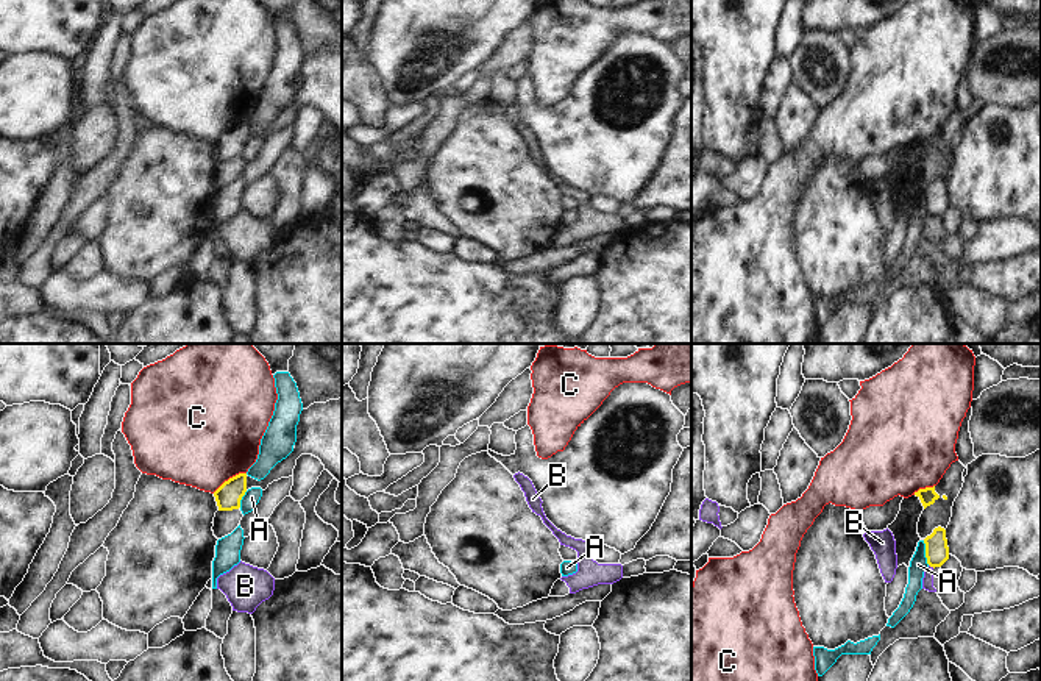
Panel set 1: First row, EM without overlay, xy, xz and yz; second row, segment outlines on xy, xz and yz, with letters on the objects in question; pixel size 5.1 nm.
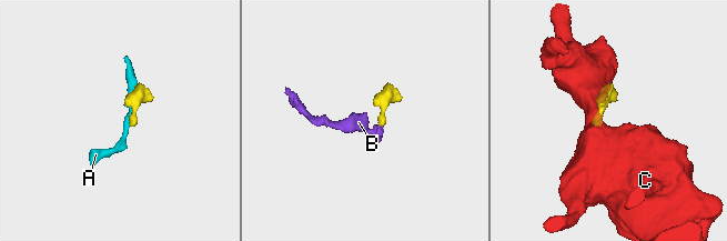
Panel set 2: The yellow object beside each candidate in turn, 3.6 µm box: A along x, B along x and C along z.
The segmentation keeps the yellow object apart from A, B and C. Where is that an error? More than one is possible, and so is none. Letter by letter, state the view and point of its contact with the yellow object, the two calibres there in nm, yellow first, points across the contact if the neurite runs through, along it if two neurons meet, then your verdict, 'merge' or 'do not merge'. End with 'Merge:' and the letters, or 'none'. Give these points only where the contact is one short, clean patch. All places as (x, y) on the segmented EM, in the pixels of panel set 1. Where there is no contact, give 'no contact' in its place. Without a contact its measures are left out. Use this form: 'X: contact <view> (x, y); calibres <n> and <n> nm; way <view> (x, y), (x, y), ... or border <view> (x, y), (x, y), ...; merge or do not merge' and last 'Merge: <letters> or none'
A: contact yz (926, 553); calibres 130 and 90 nm; do not merge
B: contact yz (932, 566); calibres 130 and 60 nm; border yz (929, 564), (934, 567); do not merge
C: contact xy (230, 478); calibres 140 and 500 nm; border xy (245, 472), (230, 477), (213, 492); do not merge
Merge: none

